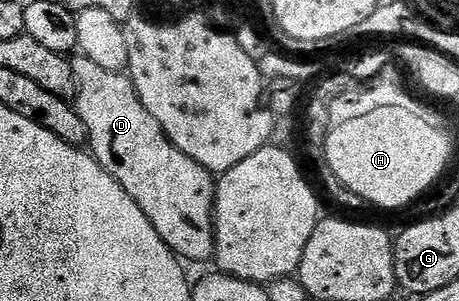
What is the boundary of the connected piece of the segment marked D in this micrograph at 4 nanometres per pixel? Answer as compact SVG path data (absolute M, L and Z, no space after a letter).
M82 54L70 60L76 79L77 114L86 122L88 144L93 156L138 202L154 230L181 261L213 259L216 251L214 209L217 181L194 158L182 154L158 126L154 114L142 106L136 88L124 72L102 70Z

